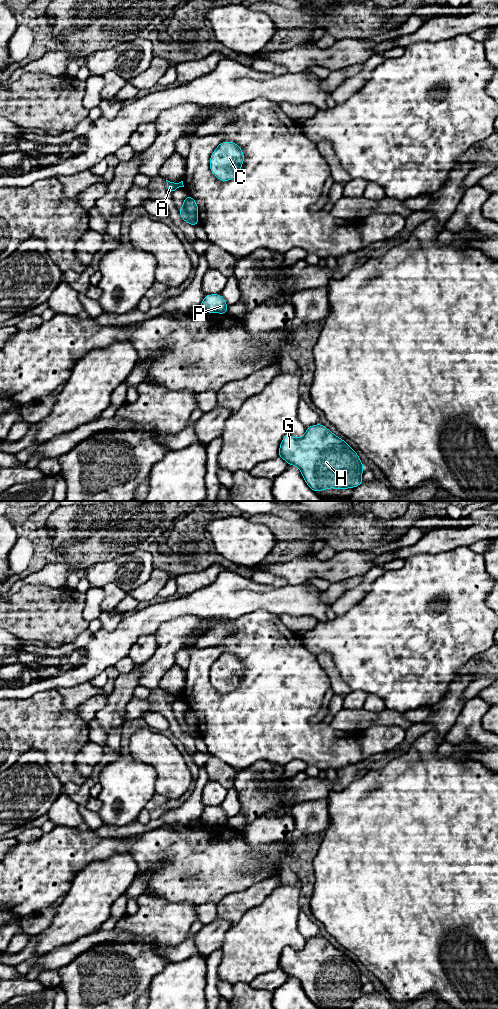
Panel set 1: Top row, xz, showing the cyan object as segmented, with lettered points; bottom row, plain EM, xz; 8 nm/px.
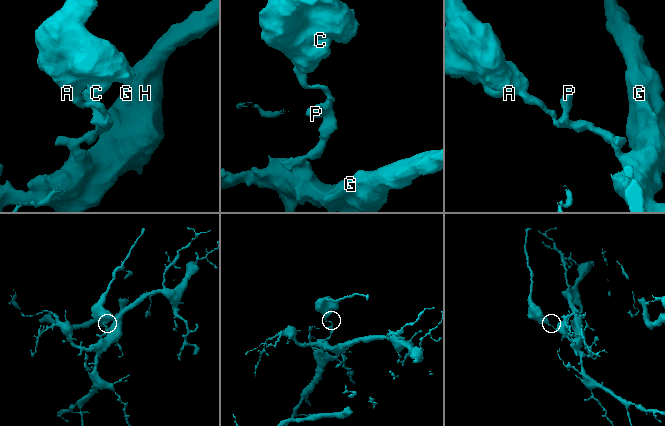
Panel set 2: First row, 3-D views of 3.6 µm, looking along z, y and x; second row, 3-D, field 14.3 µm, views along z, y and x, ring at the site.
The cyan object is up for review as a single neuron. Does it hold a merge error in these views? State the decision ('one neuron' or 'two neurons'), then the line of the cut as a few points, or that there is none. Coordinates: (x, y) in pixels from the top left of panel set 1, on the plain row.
two neurons | xz (182, 720), (196, 729)

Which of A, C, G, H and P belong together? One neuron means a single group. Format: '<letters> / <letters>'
A C / G H P

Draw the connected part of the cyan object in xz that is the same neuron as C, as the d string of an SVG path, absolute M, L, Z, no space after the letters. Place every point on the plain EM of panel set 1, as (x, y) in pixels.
M221 654L211 666L210 682L220 692L235 690L244 673L242 661L234 654Z

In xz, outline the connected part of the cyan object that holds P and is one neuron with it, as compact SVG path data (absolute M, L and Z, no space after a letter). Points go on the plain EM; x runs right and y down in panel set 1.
M211 806L204 808L200 821L208 825L226 826L228 818L220 806Z

